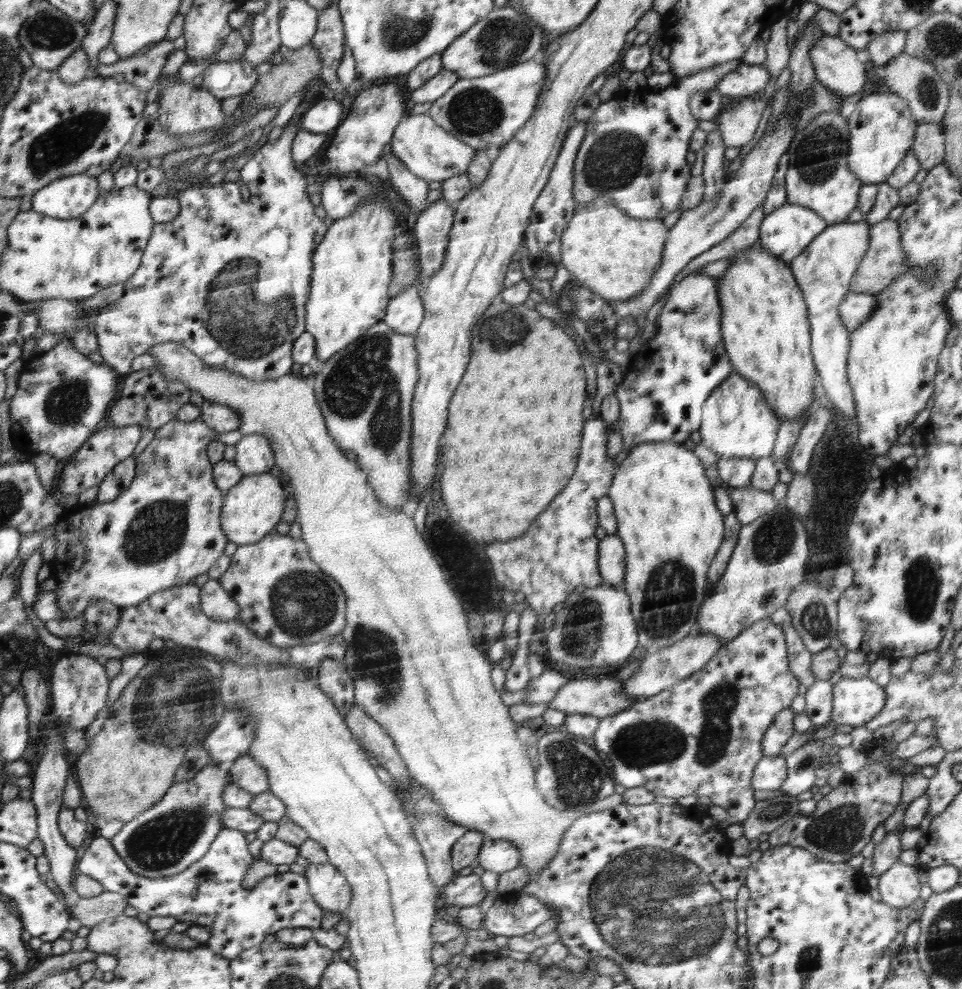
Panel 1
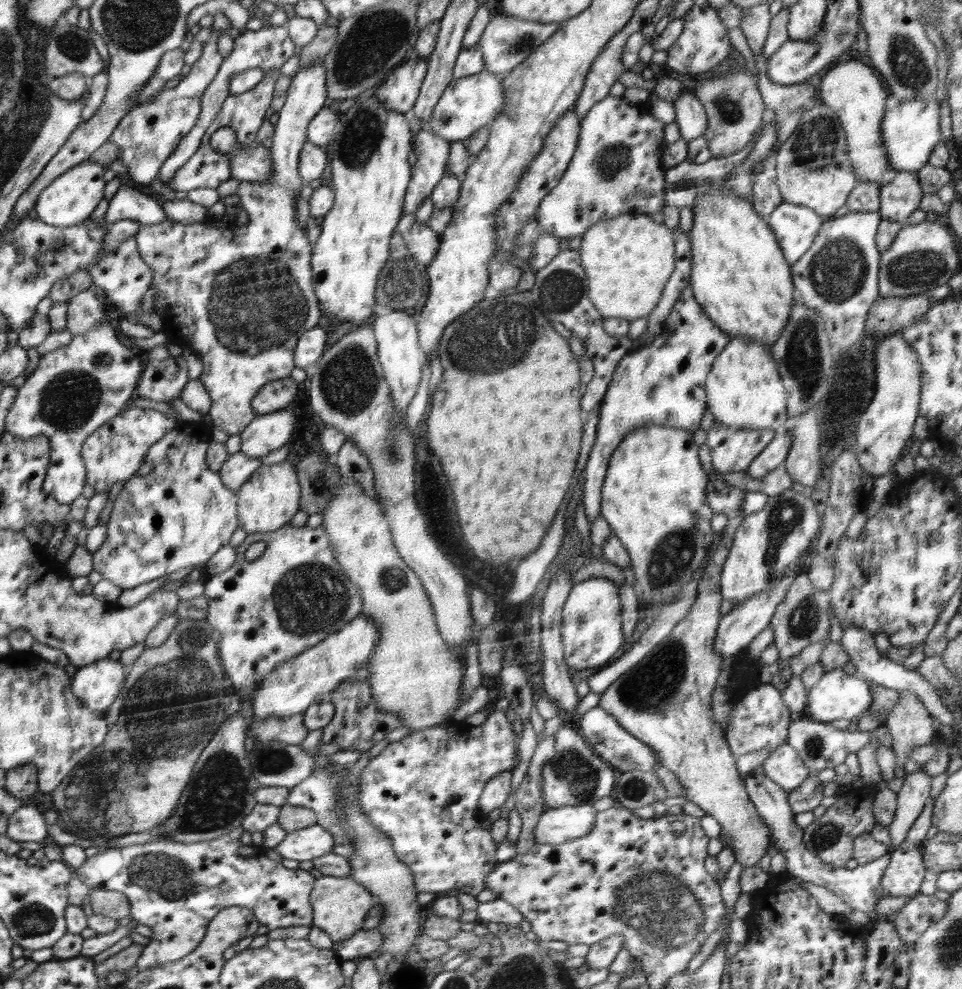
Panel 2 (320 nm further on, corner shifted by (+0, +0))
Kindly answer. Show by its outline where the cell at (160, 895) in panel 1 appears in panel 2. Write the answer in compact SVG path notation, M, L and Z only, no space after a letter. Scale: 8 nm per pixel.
M240 826L227 835L199 843L186 844L170 839L156 839L145 844L112 847L88 857L84 865L74 871L78 874L77 878L94 891L104 889L123 892L131 903L132 918L152 929L151 939L136 964L140 971L175 963L190 955L203 942L207 927L220 911L228 907L248 907L259 922L259 927L254 934L227 948L224 959L230 960L239 952L248 949L254 937L267 934L276 928L312 927L314 916L310 901L315 884L312 874L299 867L296 870L288 870L270 858L266 860L266 856L262 854L263 845L244 845L240 841L240 835L244 831Z

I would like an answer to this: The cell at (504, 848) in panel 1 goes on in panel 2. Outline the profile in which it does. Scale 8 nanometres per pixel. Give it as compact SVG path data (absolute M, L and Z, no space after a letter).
M593 804L548 809L534 828L535 843L562 844L591 831L597 810Z

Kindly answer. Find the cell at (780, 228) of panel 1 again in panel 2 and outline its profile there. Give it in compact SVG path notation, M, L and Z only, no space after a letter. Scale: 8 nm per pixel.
M787 202L777 206L766 218L784 259L791 265L810 249L822 223L826 220L812 208Z

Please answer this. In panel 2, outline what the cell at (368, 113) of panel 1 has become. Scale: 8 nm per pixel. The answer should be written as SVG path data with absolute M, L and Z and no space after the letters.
M420 56L406 60L390 73L374 97L392 112L405 115L418 102L429 66L427 59Z

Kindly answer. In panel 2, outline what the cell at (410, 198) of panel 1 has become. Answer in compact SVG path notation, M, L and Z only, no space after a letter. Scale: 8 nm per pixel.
M405 214L405 217L400 220L398 232L414 261L423 267L431 263L432 255L440 245L440 235L434 232L427 222L416 224L415 214Z

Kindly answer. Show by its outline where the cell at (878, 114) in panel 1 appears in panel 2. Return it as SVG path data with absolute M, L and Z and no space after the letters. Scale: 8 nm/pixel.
M936 95L929 98L917 98L904 101L894 110L886 110L884 119L880 121L880 138L884 152L895 172L919 171L928 164L928 159L936 145L941 143L940 128L941 104Z

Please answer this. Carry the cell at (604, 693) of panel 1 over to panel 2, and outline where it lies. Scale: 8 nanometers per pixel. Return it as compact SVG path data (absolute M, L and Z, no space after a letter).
M730 519L723 537L718 543L717 549L711 560L708 560L707 567L703 569L698 595L692 604L688 615L679 623L664 641L658 643L643 660L640 660L631 670L624 672L610 686L602 692L599 705L607 713L611 713L628 733L640 741L647 742L648 746L655 749L662 757L664 768L671 770L674 776L678 776L678 782L684 787L683 796L688 801L694 802L714 816L721 826L719 836L729 836L729 843L724 846L730 847L735 854L735 862L739 862L744 869L757 866L762 856L771 854L771 832L761 819L759 812L753 805L745 789L745 783L740 772L736 769L736 756L727 744L727 738L718 724L715 722L711 709L712 695L720 676L723 675L723 656L716 652L714 638L716 628L720 622L720 584L722 583L722 572L731 547L734 546L735 530L742 522L739 519Z

